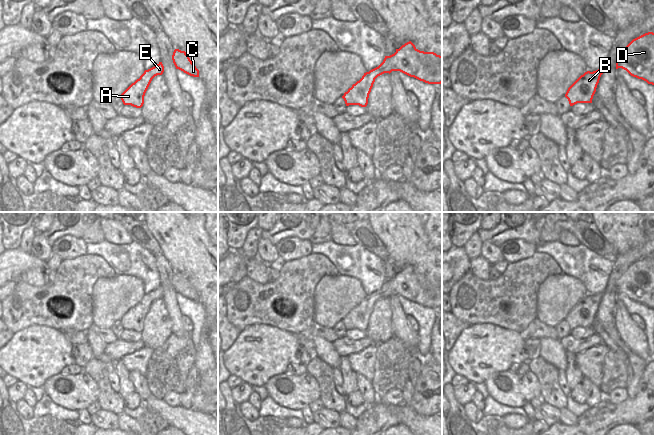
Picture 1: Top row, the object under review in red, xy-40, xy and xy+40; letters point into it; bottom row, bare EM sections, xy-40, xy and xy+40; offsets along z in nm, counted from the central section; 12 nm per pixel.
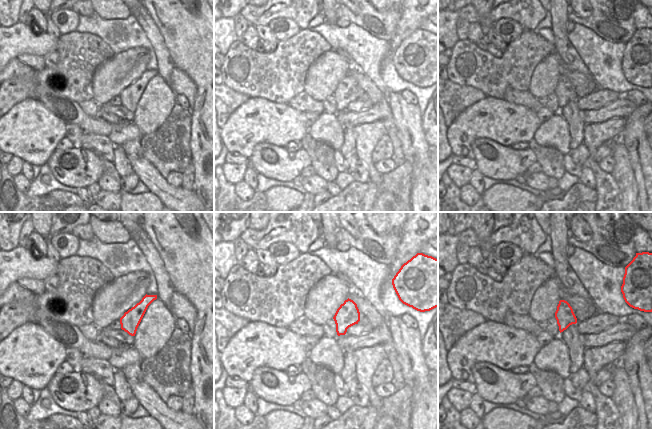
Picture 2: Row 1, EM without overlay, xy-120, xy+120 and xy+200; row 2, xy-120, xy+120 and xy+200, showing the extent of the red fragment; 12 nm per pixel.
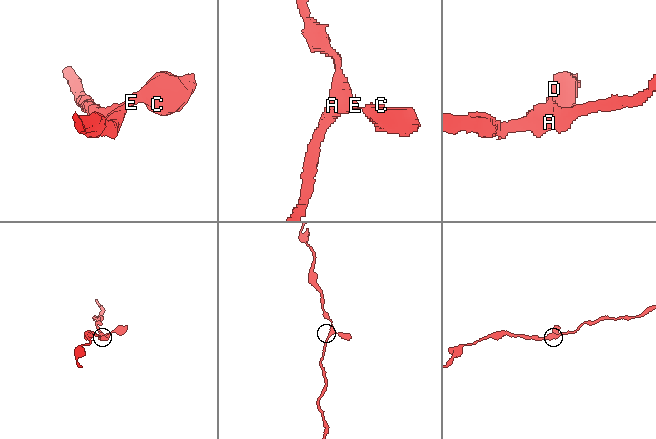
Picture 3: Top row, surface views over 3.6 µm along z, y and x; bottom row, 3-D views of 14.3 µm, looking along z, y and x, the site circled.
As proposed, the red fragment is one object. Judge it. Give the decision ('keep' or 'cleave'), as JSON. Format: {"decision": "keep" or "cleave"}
{"decision": "keep"}

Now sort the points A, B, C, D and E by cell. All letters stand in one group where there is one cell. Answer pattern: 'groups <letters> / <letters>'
groups A B C D E

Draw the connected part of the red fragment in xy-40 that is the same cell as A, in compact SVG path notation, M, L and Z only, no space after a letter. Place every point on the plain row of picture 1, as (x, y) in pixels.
M159 286L156 290L145 294L144 297L132 307L122 318L121 324L124 329L131 329L136 332L141 332L144 328L145 317L152 305L157 299L162 299L164 290Z

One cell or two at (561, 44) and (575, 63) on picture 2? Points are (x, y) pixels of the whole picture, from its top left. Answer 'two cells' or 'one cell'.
one cell

